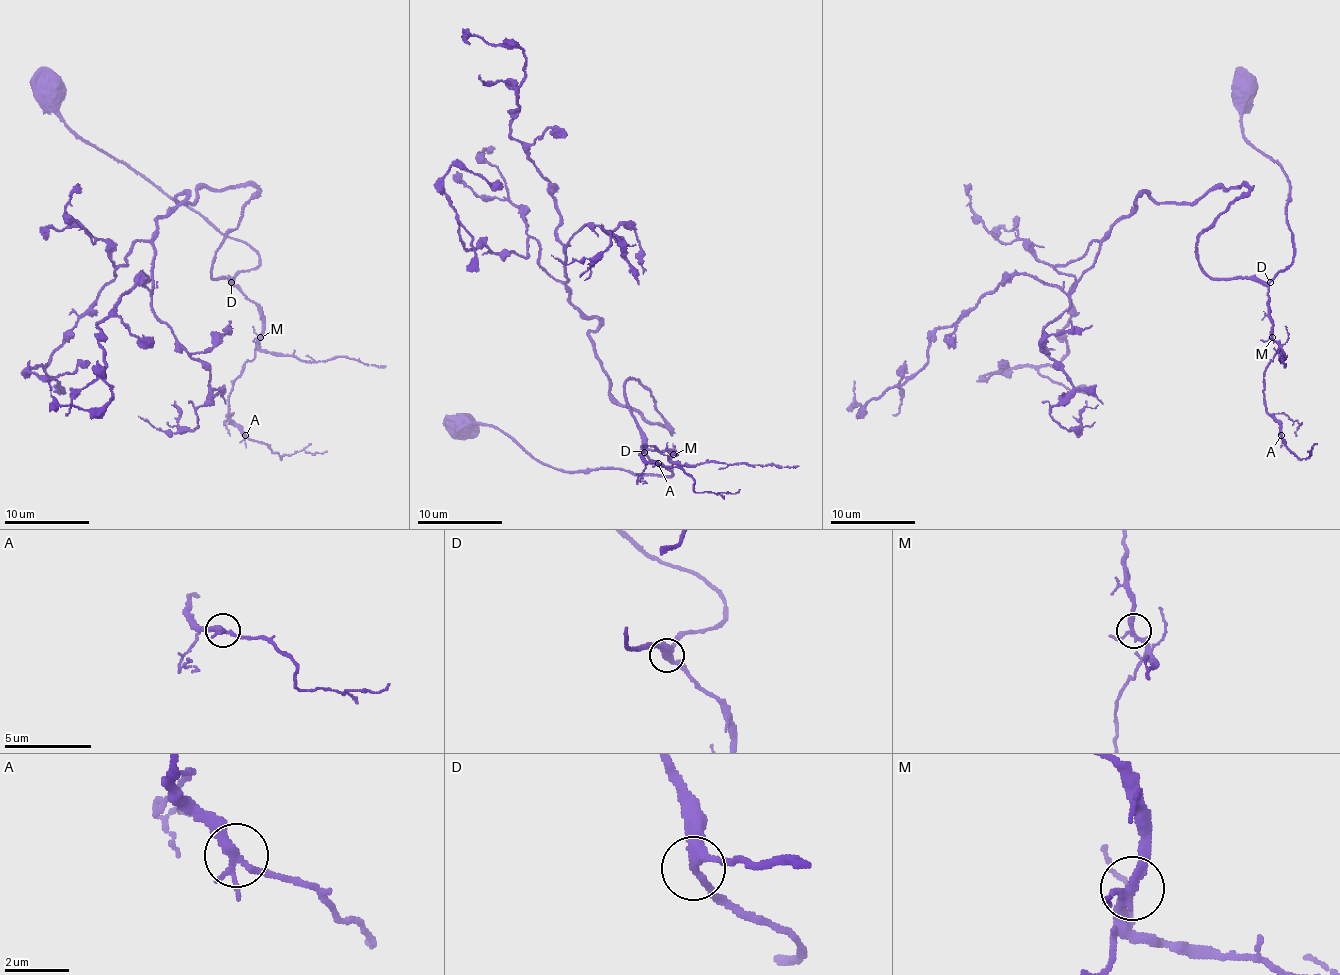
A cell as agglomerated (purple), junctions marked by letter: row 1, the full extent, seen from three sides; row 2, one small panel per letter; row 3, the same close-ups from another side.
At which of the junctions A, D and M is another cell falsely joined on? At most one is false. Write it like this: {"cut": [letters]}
{"cut": []}

